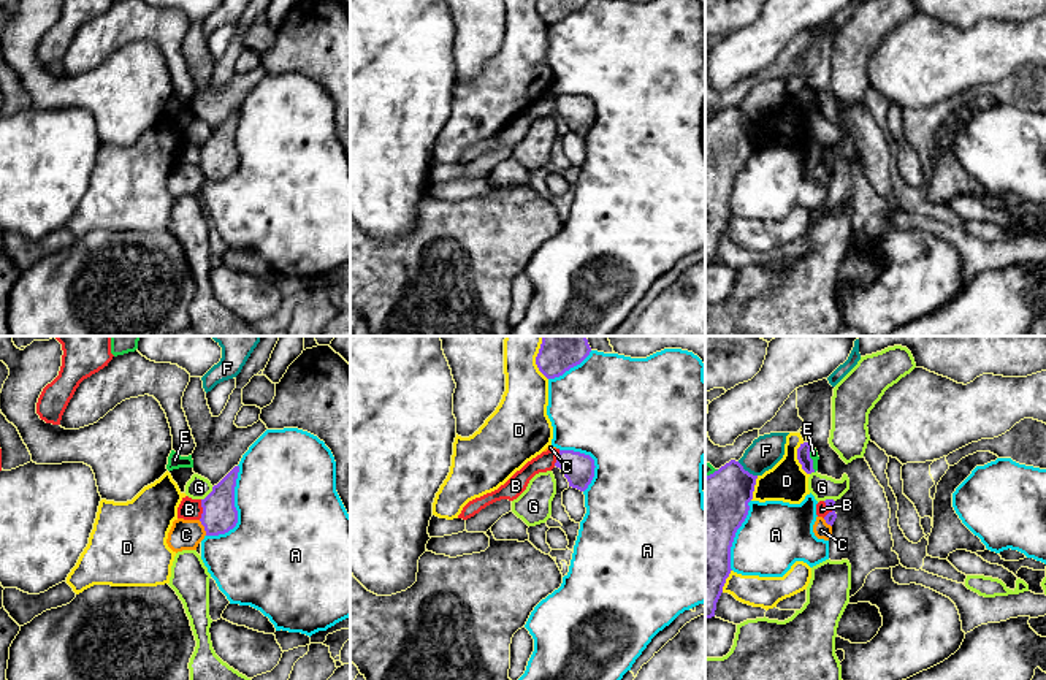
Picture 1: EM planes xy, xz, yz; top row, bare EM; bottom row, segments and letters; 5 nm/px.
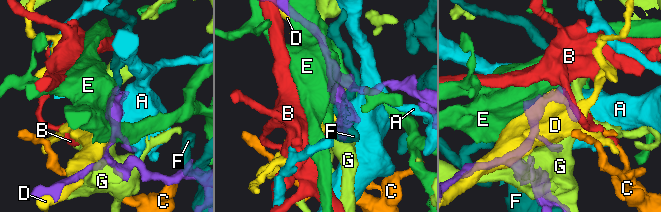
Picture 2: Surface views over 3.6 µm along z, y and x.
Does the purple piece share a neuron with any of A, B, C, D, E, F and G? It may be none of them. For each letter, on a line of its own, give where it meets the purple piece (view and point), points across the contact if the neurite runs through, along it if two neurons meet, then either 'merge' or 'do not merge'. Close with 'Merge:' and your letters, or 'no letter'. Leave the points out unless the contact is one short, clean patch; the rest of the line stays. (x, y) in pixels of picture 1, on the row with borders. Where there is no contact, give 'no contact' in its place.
A: contact xy (235, 509); do not merge
B: contact xy (203, 509); border xy (202, 500), (202, 515), (198, 519); do not merge
C: contact xy (205, 528); border xy (198, 520), (206, 534); do not merge
D: contact yz (797, 458); do not merge
E: contact yz (810, 458); do not merge
F: contact yz (747, 471); do not merge
G: contact xy (209, 493); do not merge
Merge: no letter

